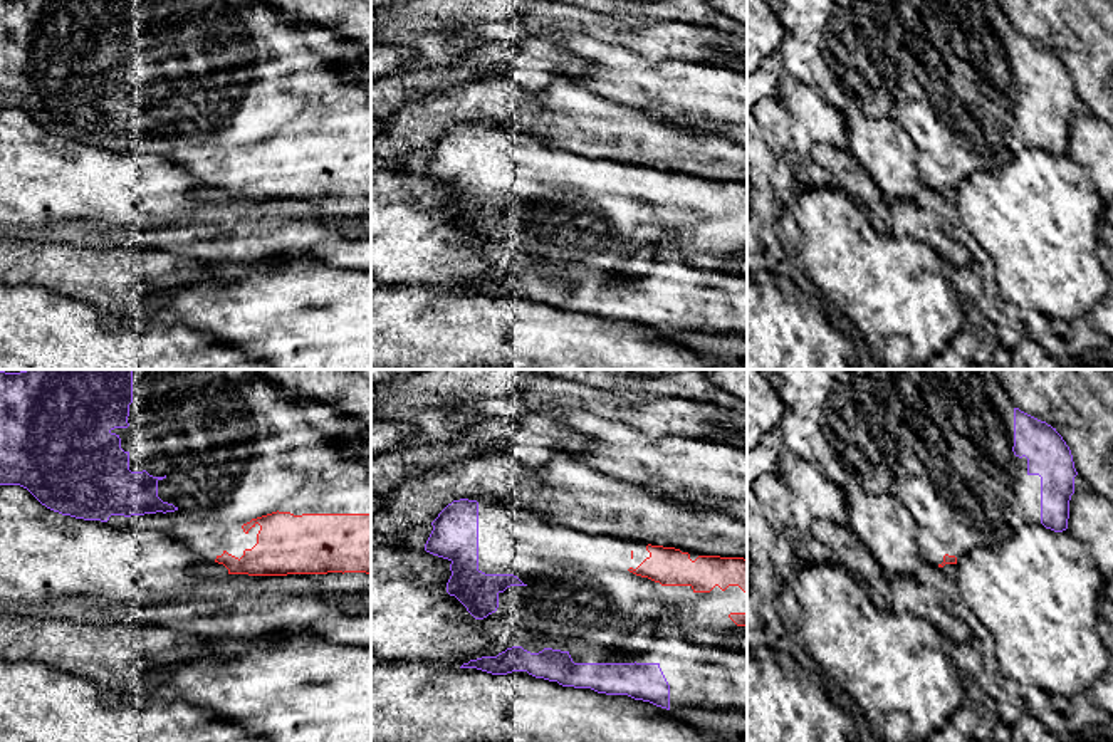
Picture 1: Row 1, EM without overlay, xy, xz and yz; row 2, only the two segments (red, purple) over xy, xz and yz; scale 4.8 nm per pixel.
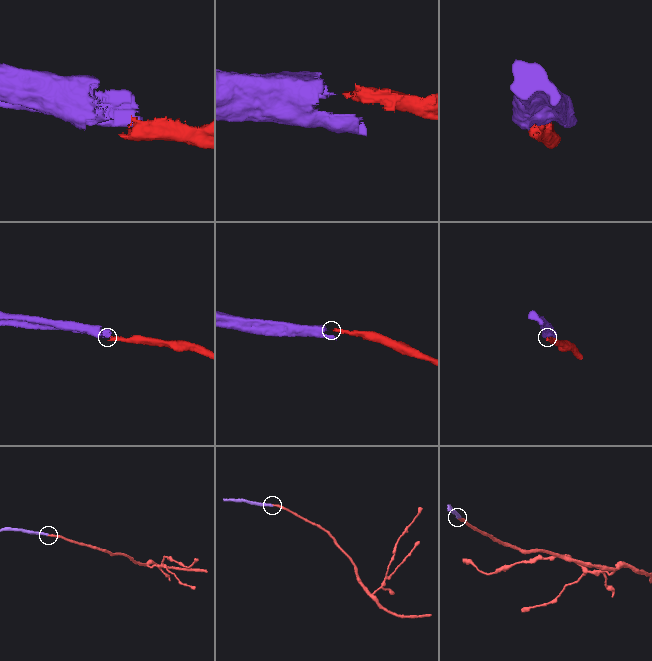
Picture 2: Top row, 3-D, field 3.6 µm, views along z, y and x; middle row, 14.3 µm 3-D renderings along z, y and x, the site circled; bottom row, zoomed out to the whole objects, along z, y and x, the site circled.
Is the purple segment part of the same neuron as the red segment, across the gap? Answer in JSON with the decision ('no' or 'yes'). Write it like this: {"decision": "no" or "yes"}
{"decision": "yes"}

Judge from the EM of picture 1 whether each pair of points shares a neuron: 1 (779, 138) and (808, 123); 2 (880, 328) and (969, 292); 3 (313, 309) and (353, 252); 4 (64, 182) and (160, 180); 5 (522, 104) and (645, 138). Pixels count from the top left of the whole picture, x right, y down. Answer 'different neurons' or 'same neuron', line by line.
1: different neurons
2: different neurons
3: different neurons
4: same neuron
5: same neuron

